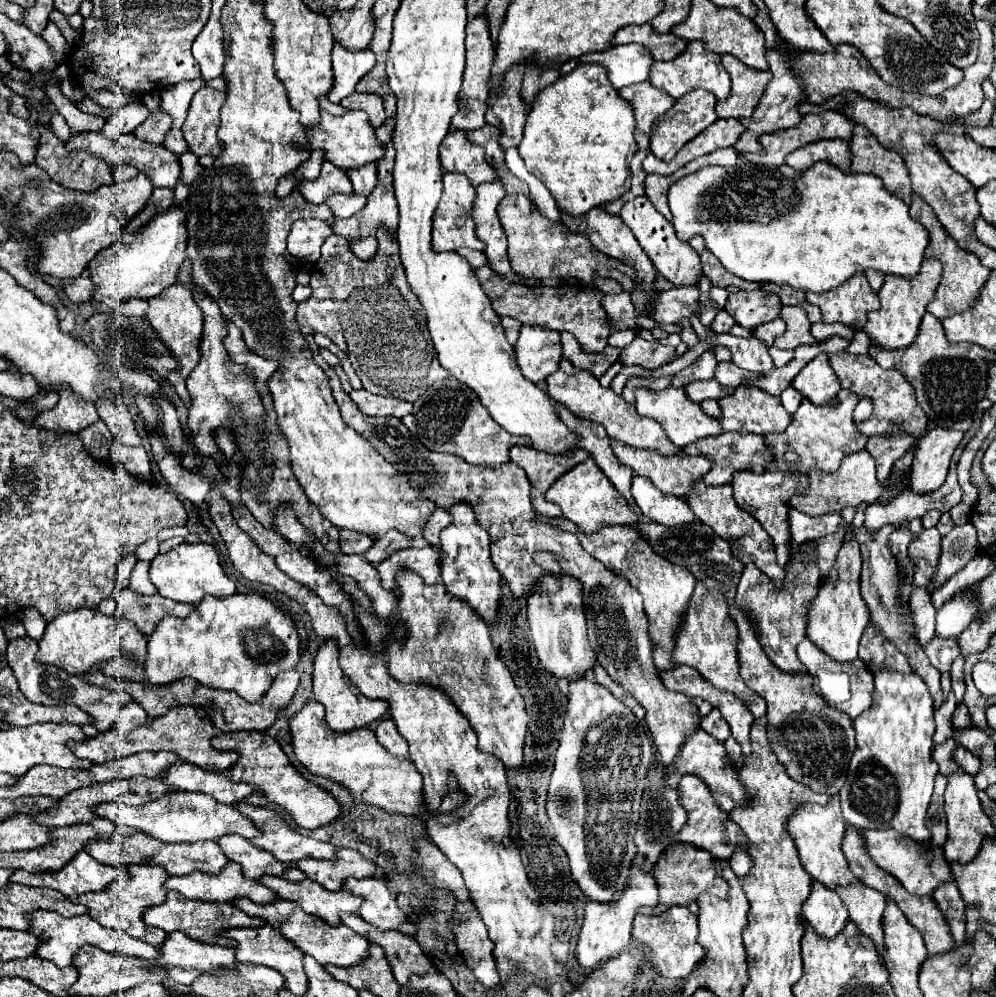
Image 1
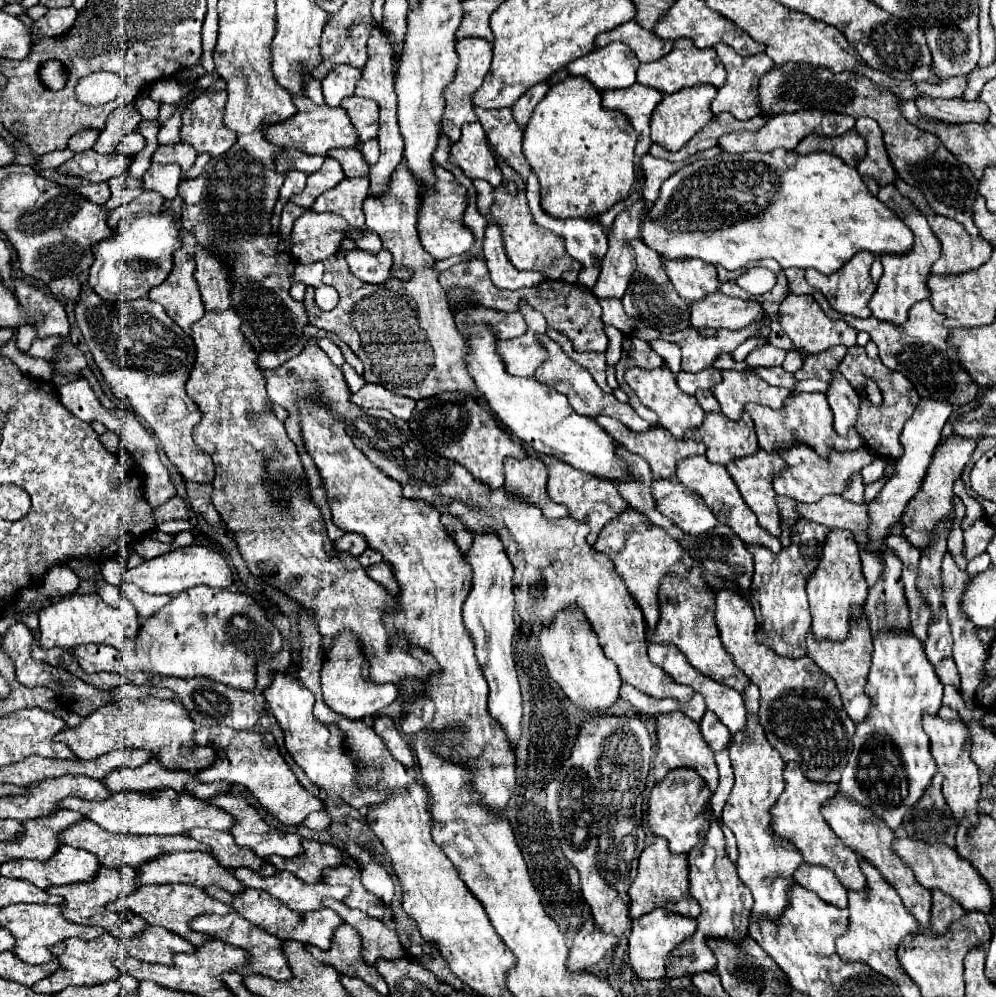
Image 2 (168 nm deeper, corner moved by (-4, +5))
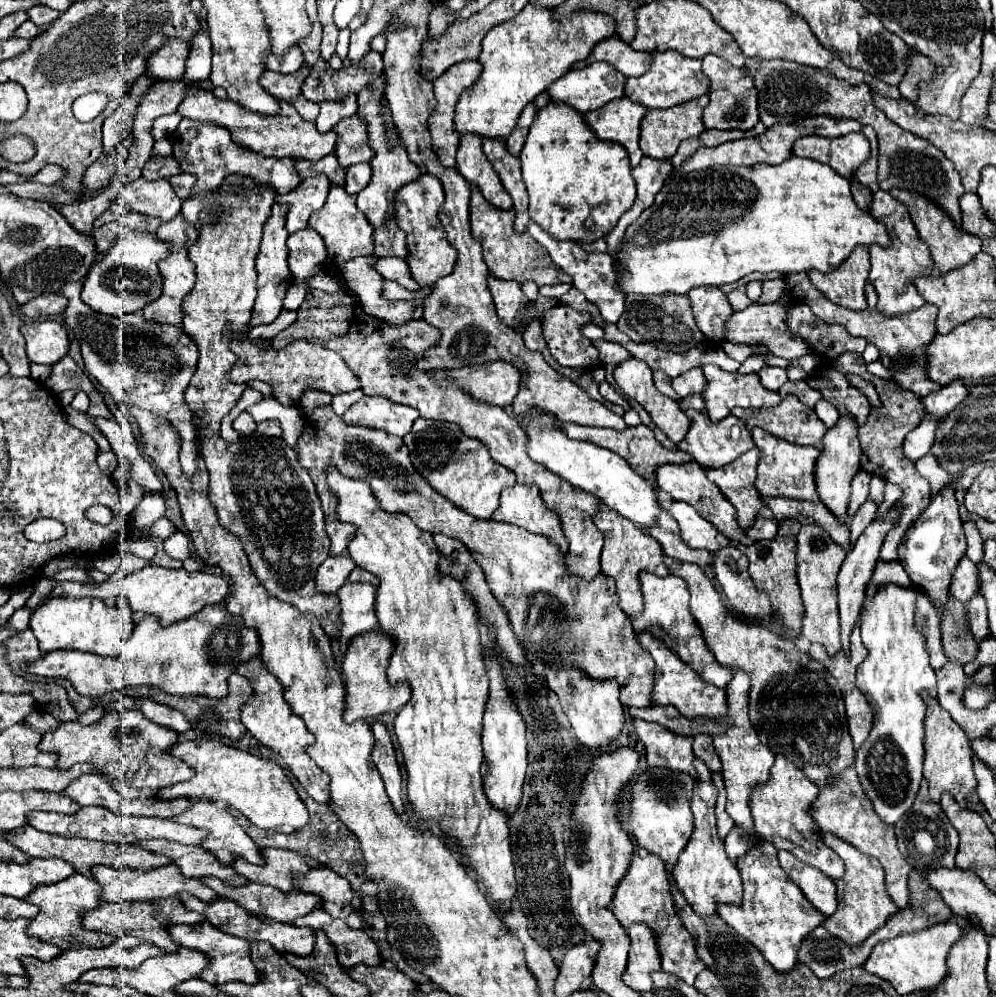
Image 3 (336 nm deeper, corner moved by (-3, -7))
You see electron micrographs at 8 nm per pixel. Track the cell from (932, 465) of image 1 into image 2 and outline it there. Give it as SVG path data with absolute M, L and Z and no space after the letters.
M954 434L950 438L946 438L942 444L938 444L938 448L932 456L930 468L928 468L928 474L926 474L920 490L916 492L916 496L908 502L904 516L902 516L902 524L904 524L902 536L920 552L926 550L932 544L932 540L936 538L936 534L938 534L936 526L940 524L942 518L950 518L954 524L954 492L952 492L952 488L954 488L954 482L962 476L964 466L970 462L974 448L976 448L976 442L954 436Z

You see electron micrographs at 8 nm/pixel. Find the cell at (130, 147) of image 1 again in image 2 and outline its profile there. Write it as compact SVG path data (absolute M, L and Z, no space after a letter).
M150 164L142 178L142 188L162 194L164 200L174 200L178 196L176 188L182 178L180 174L182 172L178 164Z

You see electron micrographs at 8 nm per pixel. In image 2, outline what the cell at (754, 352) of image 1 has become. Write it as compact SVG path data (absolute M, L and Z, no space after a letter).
M766 344L766 346L760 346L760 348L752 350L748 354L748 358L746 358L746 364L750 368L756 368L756 366L770 368L770 366L782 366L784 358L786 358L786 352L784 350L772 346L772 344Z

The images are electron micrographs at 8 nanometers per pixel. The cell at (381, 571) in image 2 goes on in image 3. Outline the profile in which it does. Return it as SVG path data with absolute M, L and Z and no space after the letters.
M347 582L343 588L337 590L337 596L341 600L341 648L345 650L347 642L359 634L359 632L371 632L377 630L379 624L375 624L375 596L377 586L363 584L363 582Z

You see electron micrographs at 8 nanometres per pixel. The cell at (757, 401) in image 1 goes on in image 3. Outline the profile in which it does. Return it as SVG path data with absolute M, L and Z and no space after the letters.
M705 364L703 372L707 378L707 392L703 392L703 400L713 422L729 416L729 410L735 406L773 408L781 402L777 392L761 386L757 374L725 372L713 364Z

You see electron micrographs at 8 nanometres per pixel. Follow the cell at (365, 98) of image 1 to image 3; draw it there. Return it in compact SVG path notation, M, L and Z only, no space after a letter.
M359 114L343 118L333 130L339 134L335 154L343 168L369 162L373 158L373 150L367 138L367 122Z

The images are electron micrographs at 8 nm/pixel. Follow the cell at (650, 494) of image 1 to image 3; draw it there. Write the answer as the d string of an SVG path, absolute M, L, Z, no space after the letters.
M673 500L669 514L679 522L681 538L687 546L717 552L719 548L729 544L729 538L725 538L715 526L711 526L703 516L699 516L695 508L687 506L685 502Z

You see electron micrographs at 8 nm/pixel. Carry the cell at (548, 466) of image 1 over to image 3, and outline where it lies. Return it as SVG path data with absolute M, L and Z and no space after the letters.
M515 484L501 492L501 504L491 516L495 522L507 522L549 536L551 542L567 550L567 540L561 530L559 516L551 512L541 500L535 484Z

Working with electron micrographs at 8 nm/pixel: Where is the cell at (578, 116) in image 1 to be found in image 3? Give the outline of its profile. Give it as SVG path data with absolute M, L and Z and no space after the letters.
M549 102L537 112L519 158L529 192L529 216L557 240L595 242L605 238L615 228L621 214L635 202L635 182L631 178L627 150L623 150L621 144L599 140L595 132L587 128L583 114L567 104Z

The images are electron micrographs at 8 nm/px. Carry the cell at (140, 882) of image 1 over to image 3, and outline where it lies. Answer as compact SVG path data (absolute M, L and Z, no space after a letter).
M81 874L69 876L67 880L63 880L59 884L39 886L39 890L35 890L29 898L25 898L31 904L39 906L39 916L35 916L35 920L31 920L29 932L33 936L41 938L43 942L59 946L61 950L77 947L78 944L79 946L89 946L89 948L109 946L115 940L115 936L83 928L83 914L89 912L89 910L99 908L101 902L103 902L101 896L103 896L103 888L97 884L97 880L85 878Z

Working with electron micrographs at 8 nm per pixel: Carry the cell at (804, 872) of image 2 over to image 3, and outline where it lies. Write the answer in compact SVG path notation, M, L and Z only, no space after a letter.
M779 852L779 864L789 880L803 890L807 900L811 900L819 912L831 916L837 910L837 888L831 878L817 868L803 864L791 852Z

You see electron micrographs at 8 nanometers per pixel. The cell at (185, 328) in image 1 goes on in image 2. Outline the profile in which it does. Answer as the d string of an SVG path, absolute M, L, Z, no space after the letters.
M180 228L180 240L182 240L182 248L174 252L174 268L170 272L170 276L164 280L164 284L160 284L158 288L150 290L150 298L154 302L160 302L166 310L166 314L184 330L190 332L190 326L194 322L198 322L204 316L204 308L202 308L202 298L200 298L200 290L198 284L194 280L194 250L196 250L196 238L192 234L186 232L186 228Z

